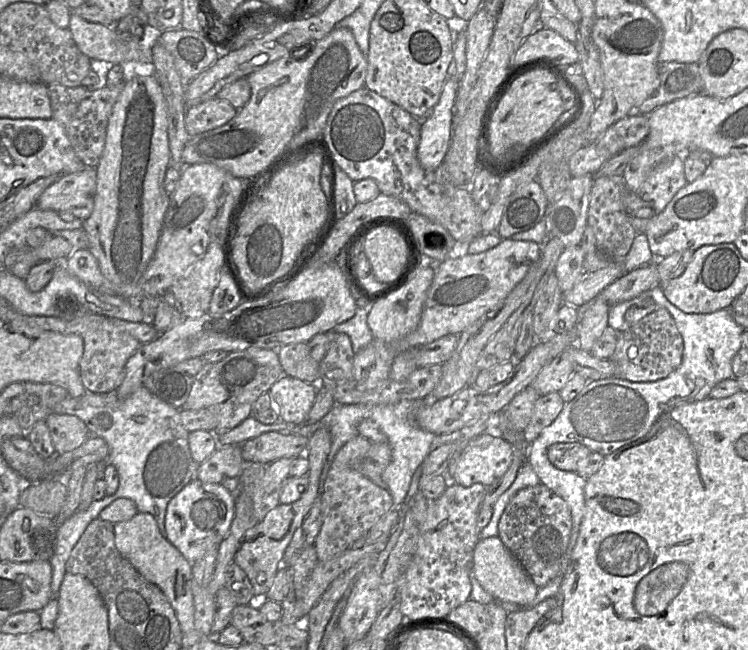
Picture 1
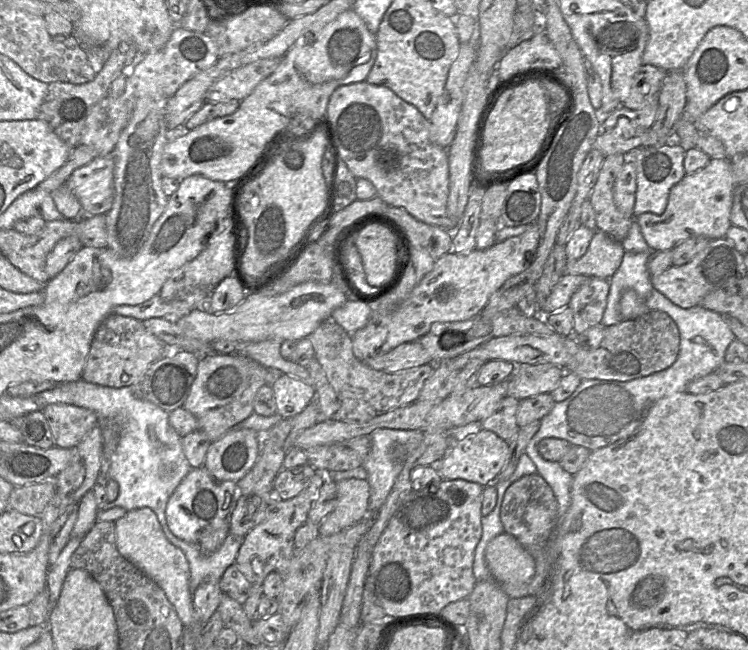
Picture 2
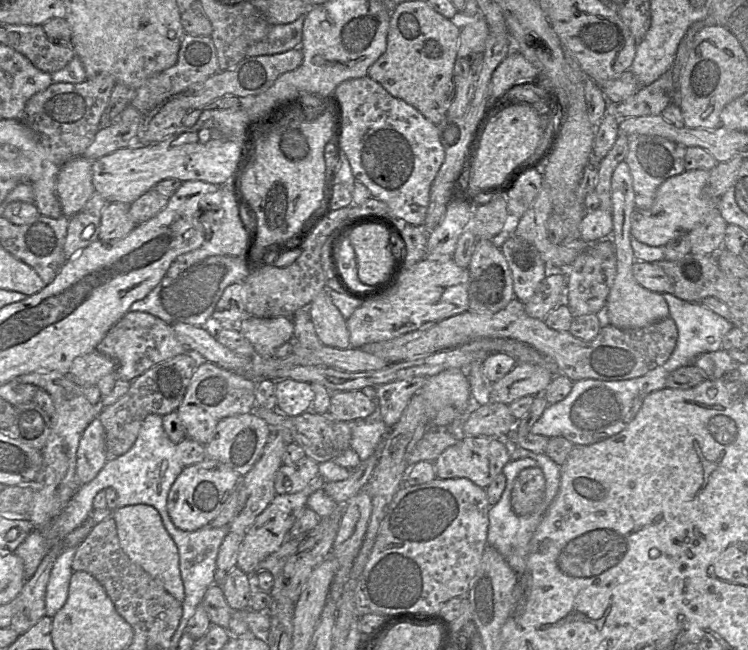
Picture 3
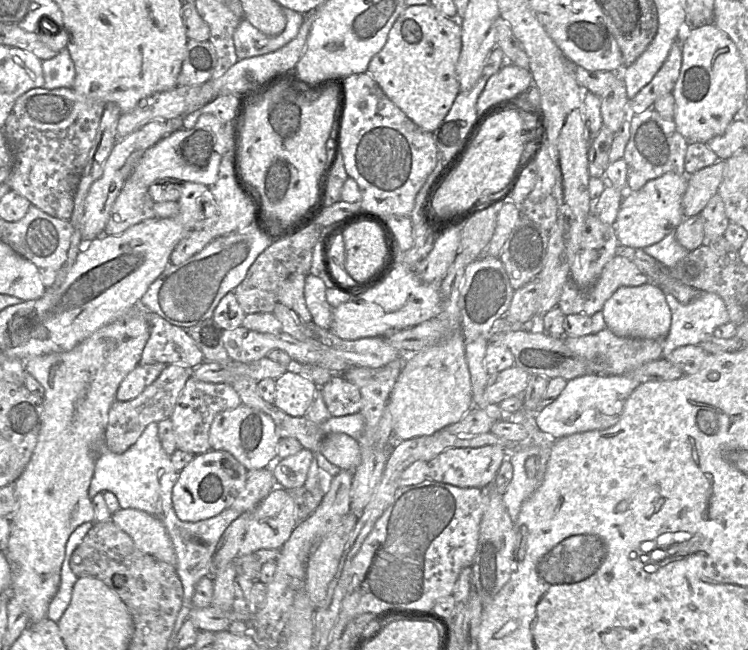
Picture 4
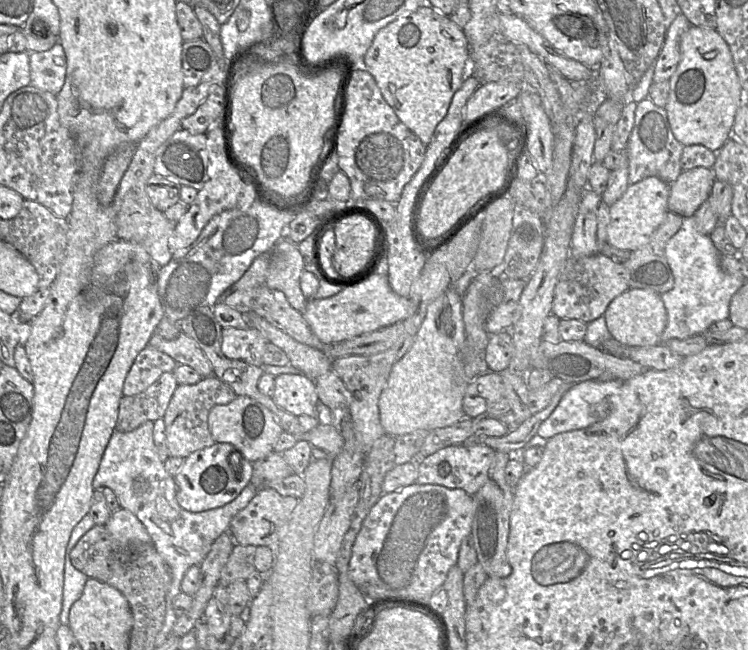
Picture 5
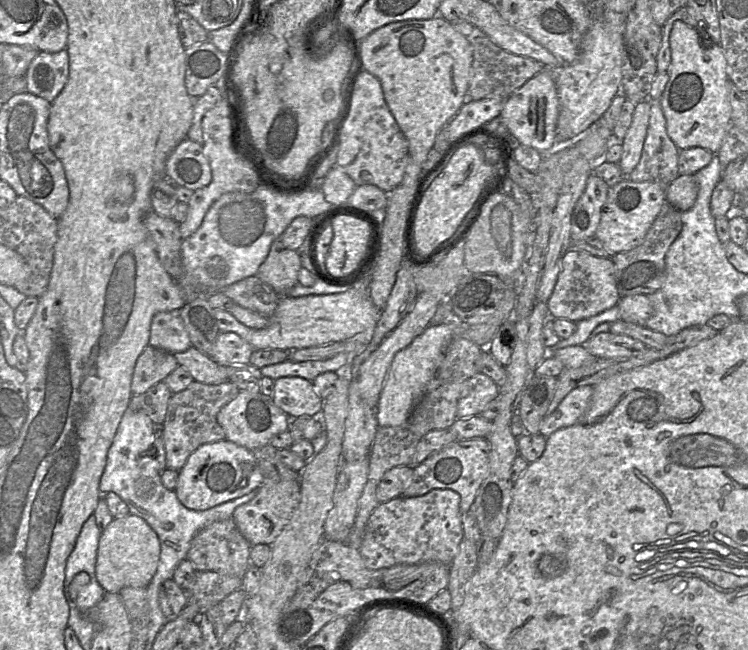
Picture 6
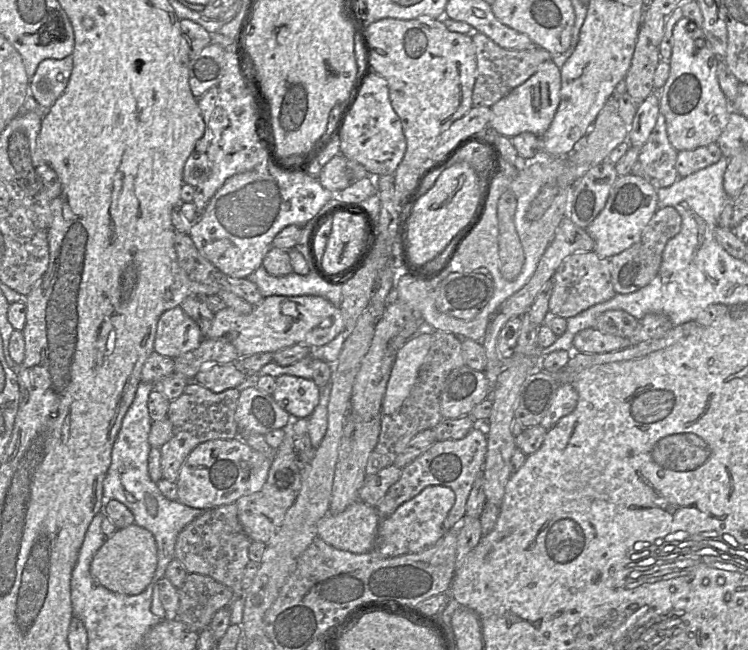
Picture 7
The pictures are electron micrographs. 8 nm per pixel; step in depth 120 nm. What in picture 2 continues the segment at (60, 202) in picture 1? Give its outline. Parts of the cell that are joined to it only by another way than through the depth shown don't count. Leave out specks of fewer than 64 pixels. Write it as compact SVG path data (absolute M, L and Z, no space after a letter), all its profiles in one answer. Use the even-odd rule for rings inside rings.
M111 156L96 157L76 169L65 186L79 200L85 217L106 214L114 198L114 161Z

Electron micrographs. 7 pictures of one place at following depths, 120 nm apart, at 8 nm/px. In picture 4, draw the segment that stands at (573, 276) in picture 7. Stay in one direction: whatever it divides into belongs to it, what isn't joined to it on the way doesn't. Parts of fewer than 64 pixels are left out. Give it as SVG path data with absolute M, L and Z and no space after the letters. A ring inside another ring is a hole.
M615 255L603 268L598 279L587 288L579 288L572 281L565 283L557 307L565 316L584 314L592 317L596 312L602 311L605 302L622 286L641 286L649 283L649 278L639 268L625 257Z

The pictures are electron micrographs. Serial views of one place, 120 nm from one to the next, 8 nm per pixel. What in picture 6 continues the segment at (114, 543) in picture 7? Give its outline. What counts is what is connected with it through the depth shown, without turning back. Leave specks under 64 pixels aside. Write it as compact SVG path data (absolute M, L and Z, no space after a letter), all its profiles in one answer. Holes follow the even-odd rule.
M139 516L113 518L100 535L95 574L106 593L119 593L125 587L147 588L158 566L160 543L157 534Z

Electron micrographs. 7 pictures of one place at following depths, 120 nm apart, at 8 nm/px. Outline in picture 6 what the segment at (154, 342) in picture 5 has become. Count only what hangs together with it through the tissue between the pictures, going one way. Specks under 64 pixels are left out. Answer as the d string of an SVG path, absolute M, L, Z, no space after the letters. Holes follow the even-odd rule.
M191 346L184 352L174 354L178 365L185 368L195 382L217 385L228 381L227 369L211 357Z

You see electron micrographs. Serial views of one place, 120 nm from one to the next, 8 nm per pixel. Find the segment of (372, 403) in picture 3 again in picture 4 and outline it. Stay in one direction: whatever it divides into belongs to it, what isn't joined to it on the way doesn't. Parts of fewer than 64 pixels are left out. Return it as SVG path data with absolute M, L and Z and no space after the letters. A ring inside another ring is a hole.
M334 375L321 389L321 395L331 417L360 412L362 399L359 389L342 375Z

